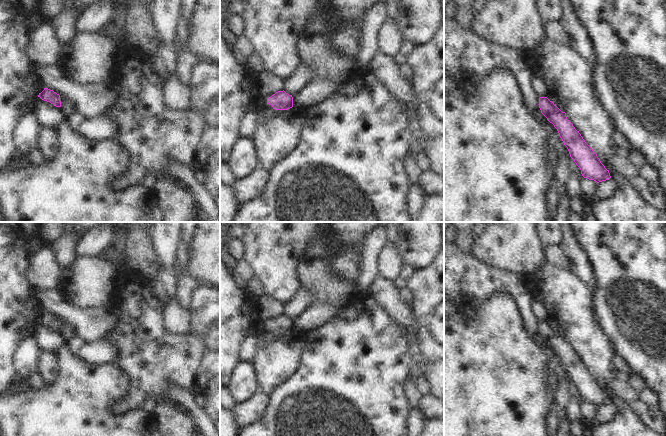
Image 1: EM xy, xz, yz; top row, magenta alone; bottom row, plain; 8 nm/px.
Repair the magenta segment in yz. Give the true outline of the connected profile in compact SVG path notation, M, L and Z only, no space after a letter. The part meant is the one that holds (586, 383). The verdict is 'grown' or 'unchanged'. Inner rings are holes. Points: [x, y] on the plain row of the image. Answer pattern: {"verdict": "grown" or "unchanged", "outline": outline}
{"verdict": "unchanged", "outline": "M540 321L538 329L541 337L557 353L570 381L580 392L582 400L597 407L609 404L611 402L609 394L605 392L597 378L567 343L566 337L547 321Z"}

